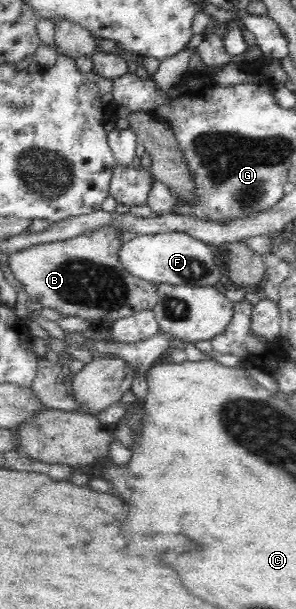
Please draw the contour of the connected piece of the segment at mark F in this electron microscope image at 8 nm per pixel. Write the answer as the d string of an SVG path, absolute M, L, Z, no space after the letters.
M187 233L139 235L124 243L118 255L125 270L153 285L211 286L211 283L221 277L219 267L213 263L213 253L205 247L205 242L201 243L199 239L191 238Z

